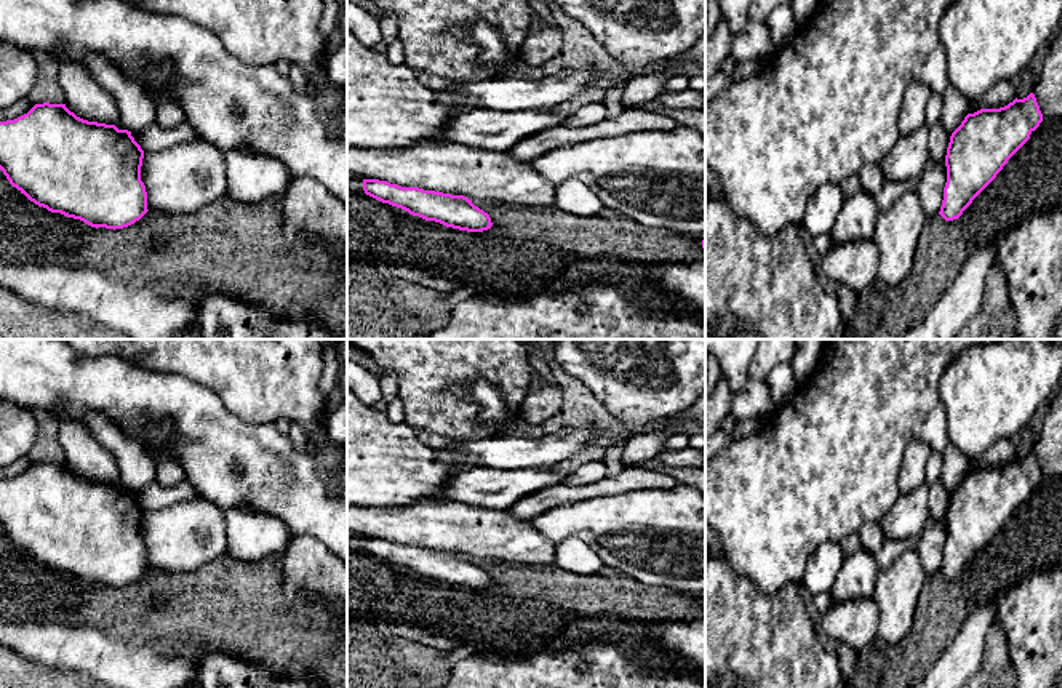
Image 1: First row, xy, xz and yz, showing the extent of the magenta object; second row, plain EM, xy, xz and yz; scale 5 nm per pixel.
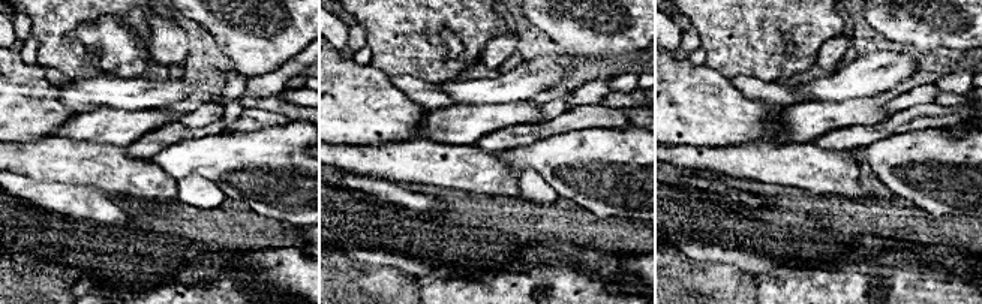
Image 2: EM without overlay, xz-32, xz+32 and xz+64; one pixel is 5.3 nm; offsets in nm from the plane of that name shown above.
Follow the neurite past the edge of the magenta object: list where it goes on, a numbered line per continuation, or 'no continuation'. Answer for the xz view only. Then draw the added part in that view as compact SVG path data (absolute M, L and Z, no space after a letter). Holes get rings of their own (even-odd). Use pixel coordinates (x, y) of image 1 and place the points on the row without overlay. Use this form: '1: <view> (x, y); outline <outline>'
no continuation

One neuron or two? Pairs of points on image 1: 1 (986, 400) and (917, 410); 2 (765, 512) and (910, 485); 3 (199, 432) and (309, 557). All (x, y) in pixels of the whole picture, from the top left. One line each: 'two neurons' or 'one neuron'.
1: two neurons
2: two neurons
3: two neurons

